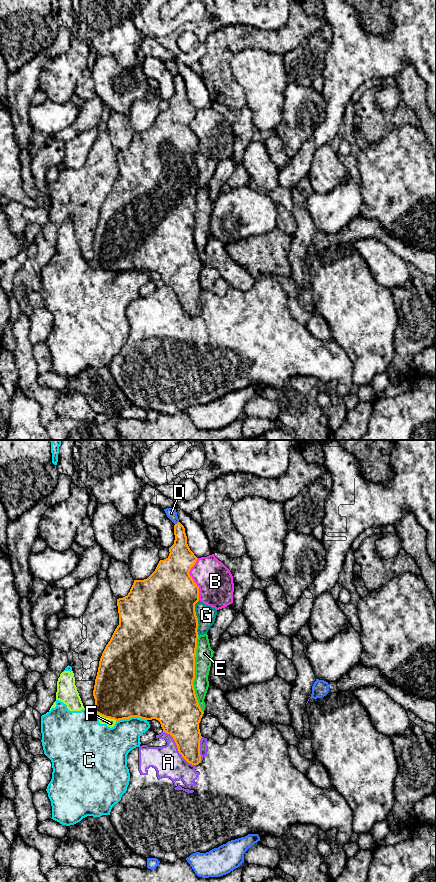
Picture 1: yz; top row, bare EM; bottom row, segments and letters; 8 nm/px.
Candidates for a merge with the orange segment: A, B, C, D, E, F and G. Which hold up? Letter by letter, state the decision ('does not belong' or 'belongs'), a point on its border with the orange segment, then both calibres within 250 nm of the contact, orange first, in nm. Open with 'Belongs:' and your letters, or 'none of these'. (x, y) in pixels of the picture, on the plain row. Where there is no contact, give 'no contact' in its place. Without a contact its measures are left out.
Belongs: none of these
A: does not belong | yz (178, 301) | 320/240 nm
B: does not belong | yz (192, 131) | 460/280 nm
C: does not belong | yz (131, 268) | 500/260 nm
D: does not belong | yz (177, 75) | 180/90 nm
E: does not belong | yz (194, 226) | 500/140 nm
F: does not belong | yz (105, 269) | 440/70 nm
G: does not belong | yz (197, 170) | 480/150 nm

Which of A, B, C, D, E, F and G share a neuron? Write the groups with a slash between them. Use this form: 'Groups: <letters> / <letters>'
Groups: A / B / C F / D / E / G

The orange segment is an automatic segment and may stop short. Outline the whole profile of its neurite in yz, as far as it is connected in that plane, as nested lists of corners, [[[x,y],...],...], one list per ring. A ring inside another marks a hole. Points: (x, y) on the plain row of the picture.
[[[174,77],[174,96],[169,108],[160,112],[155,123],[144,132],[134,132],[127,148],[117,151],[119,177],[106,197],[99,213],[93,242],[97,266],[116,273],[138,269],[156,271],[163,284],[170,286],[182,309],[192,317],[201,314],[199,275],[204,264],[201,262],[193,237],[195,231],[195,209],[198,191],[198,170],[195,156],[199,153],[199,139],[189,124],[197,109],[187,96],[184,78]]]

